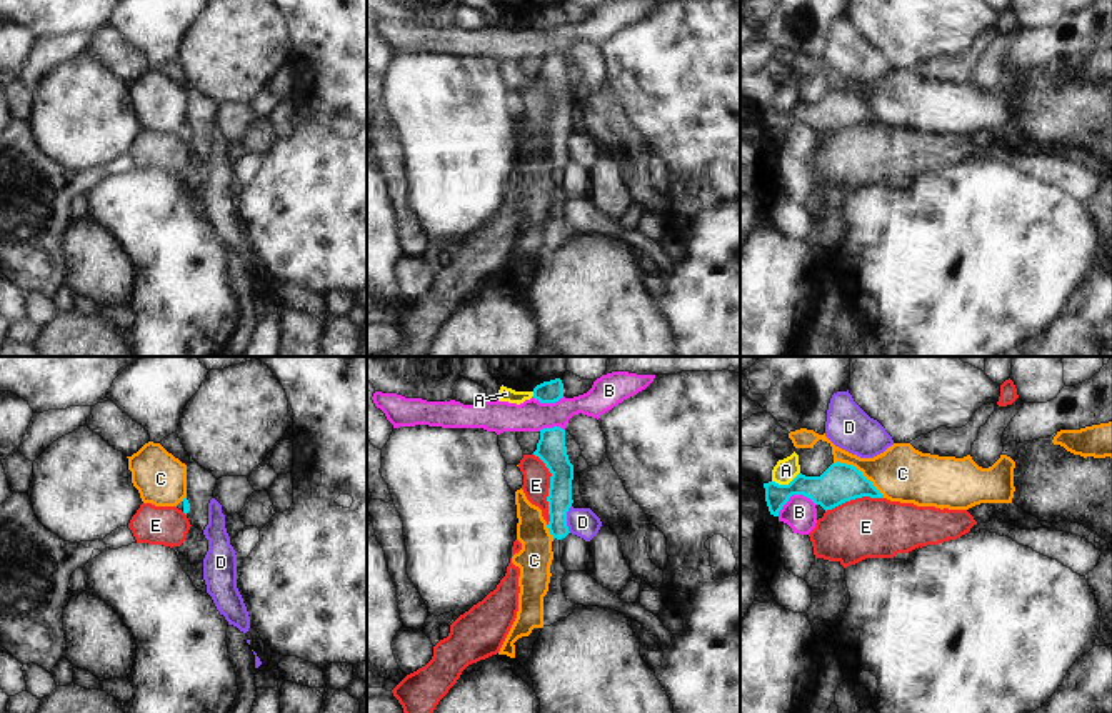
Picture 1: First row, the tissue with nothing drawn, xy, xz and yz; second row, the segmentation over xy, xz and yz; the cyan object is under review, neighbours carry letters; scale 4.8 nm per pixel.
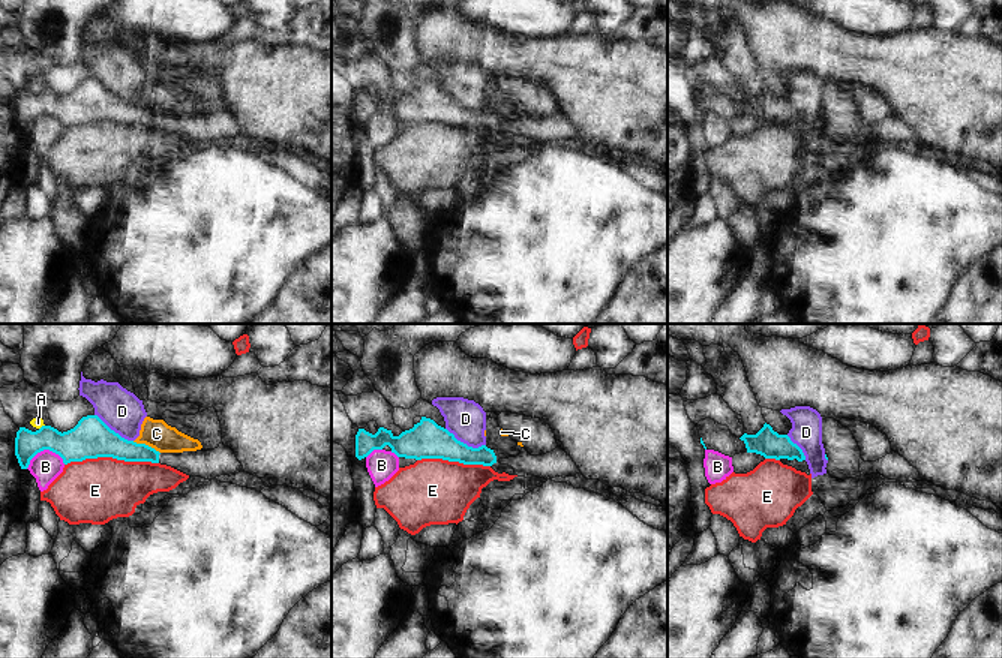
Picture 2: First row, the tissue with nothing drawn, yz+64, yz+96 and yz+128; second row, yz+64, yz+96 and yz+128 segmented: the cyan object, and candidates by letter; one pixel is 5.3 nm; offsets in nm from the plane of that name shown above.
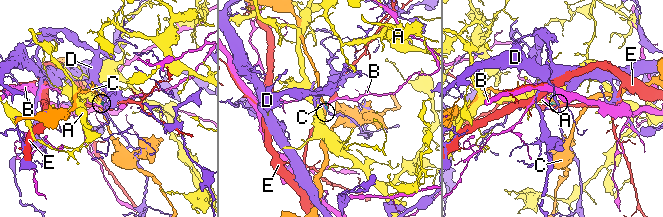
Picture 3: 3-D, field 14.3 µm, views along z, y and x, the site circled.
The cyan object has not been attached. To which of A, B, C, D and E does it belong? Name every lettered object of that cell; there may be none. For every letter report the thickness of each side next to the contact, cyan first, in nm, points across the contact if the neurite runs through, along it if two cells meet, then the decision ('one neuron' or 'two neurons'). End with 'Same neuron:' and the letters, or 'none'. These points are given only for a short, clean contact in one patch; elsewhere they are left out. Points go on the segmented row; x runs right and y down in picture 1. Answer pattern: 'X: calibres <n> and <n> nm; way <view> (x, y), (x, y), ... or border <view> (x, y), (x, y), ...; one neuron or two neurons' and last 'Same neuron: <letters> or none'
A: calibres 180 and 110 nm; border yz (799, 472), (787, 483), (772, 482); two neurons
B: calibres 190 and 160 nm; border yz (816, 503), (802, 495), (792, 495), (777, 515); two neurons
C: calibres 190 and 280 nm; two neurons
D: calibres 120 and 140 nm; border xz (571, 505), (567, 512), (569, 532); two neurons
E: calibres 140 and 130 nm; two neurons
Same neuron: none

